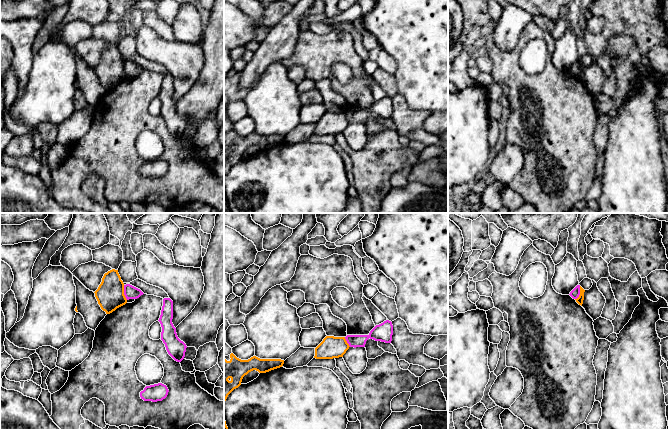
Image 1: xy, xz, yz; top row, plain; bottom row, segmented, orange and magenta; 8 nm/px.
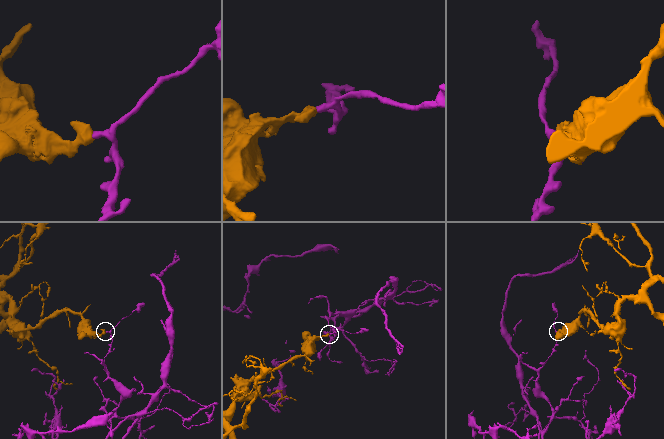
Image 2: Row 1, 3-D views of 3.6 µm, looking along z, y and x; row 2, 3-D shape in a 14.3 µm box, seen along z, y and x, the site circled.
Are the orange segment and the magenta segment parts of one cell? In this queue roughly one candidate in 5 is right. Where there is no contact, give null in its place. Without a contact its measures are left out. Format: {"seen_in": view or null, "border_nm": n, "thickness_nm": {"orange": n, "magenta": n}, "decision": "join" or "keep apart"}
{"seen_in": "xy", "border_nm": 120, "thickness_nm": {"orange": 220, "magenta": 110}, "decision": "keep apart"}

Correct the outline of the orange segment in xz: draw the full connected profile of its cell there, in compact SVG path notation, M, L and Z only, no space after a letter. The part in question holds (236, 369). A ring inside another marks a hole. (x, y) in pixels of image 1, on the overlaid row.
M233 353L227 361L224 356L224 403L228 395L241 385L242 379L249 372L256 370L259 373L266 373L280 368L284 364L281 359L260 359L256 356L248 360L241 360Z

